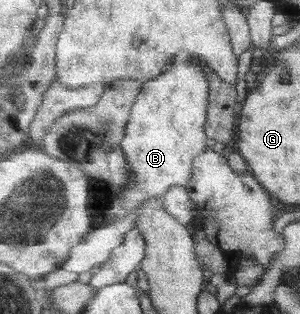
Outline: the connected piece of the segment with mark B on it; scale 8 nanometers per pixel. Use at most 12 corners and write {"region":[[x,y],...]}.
{"region":[[207,63],[144,82],[120,145],[132,182],[109,222],[192,180],[207,150]]}

